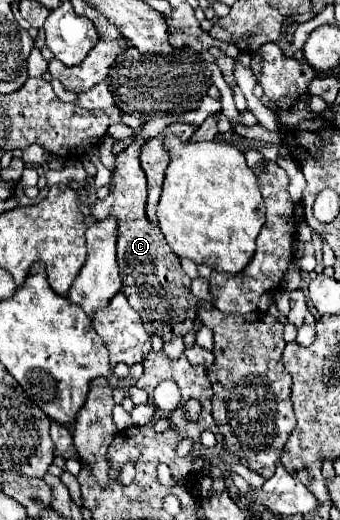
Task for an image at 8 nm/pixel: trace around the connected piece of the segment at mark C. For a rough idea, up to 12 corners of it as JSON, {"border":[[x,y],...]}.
{"border":[[141,147],[117,155],[95,221],[119,219],[123,293],[151,335],[193,329],[199,299],[145,215]]}

